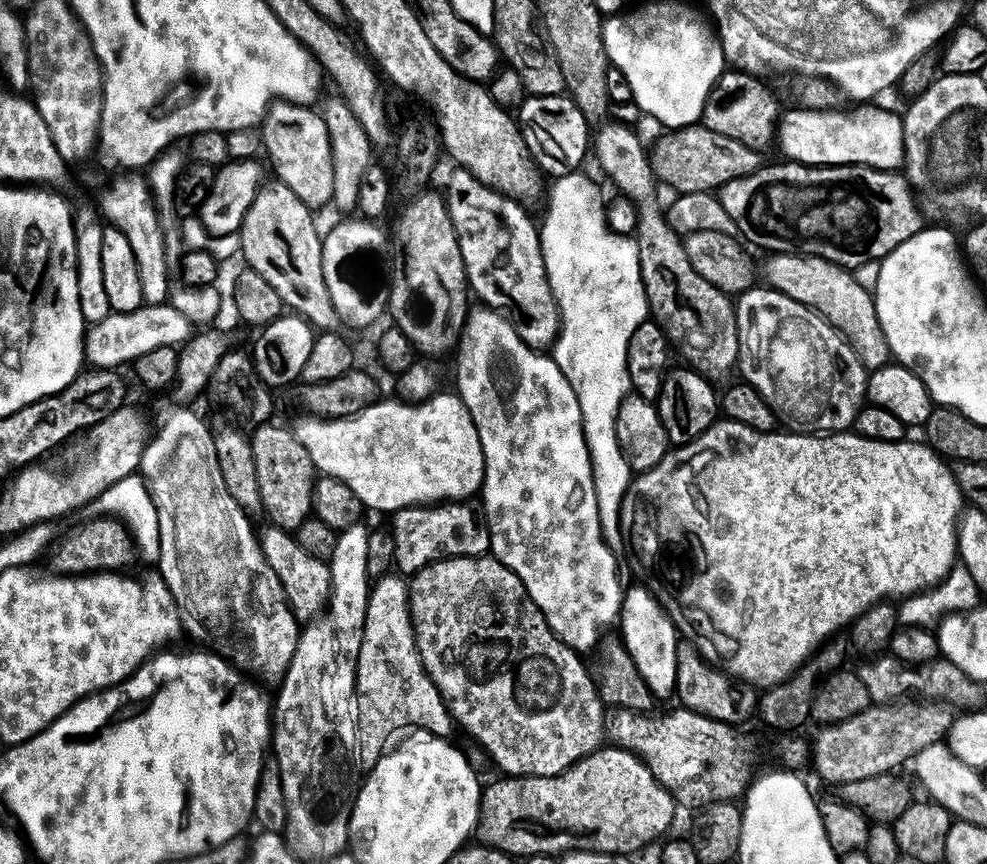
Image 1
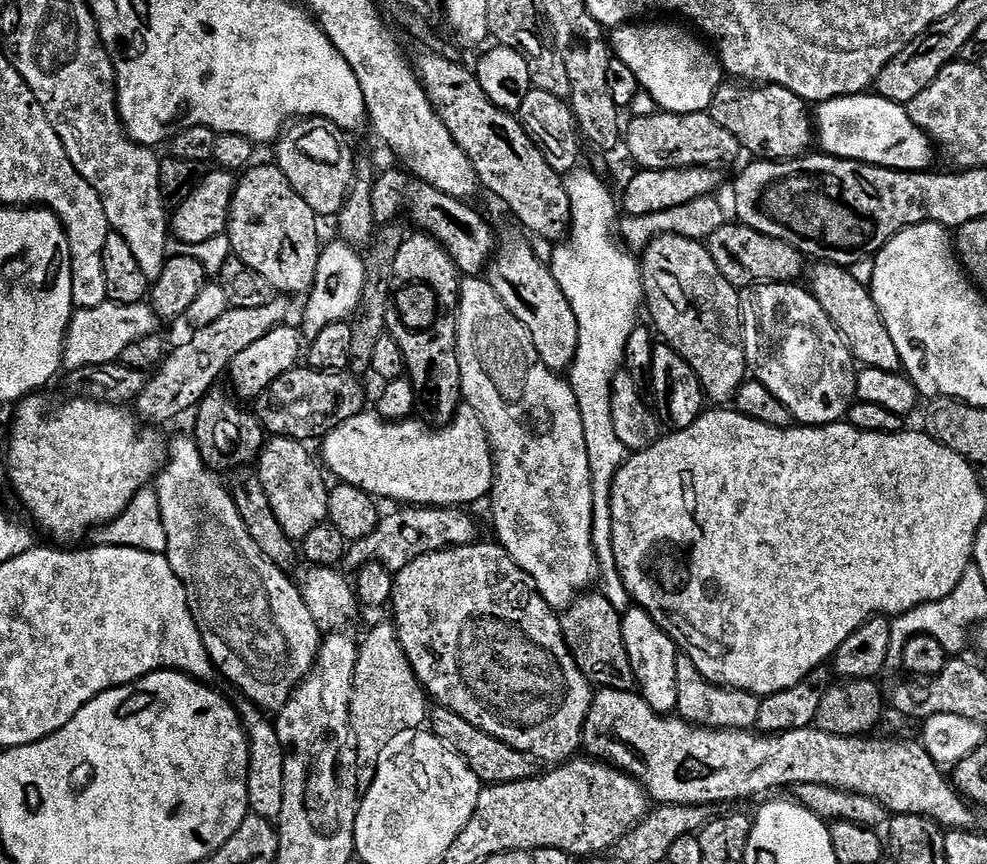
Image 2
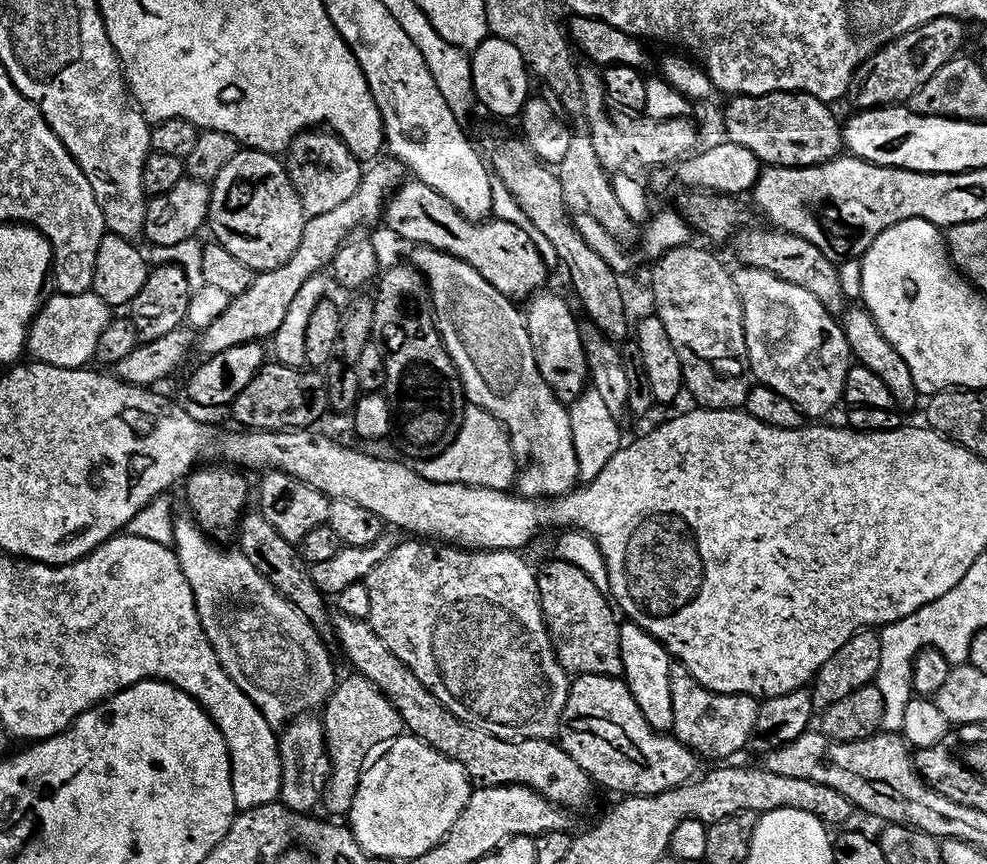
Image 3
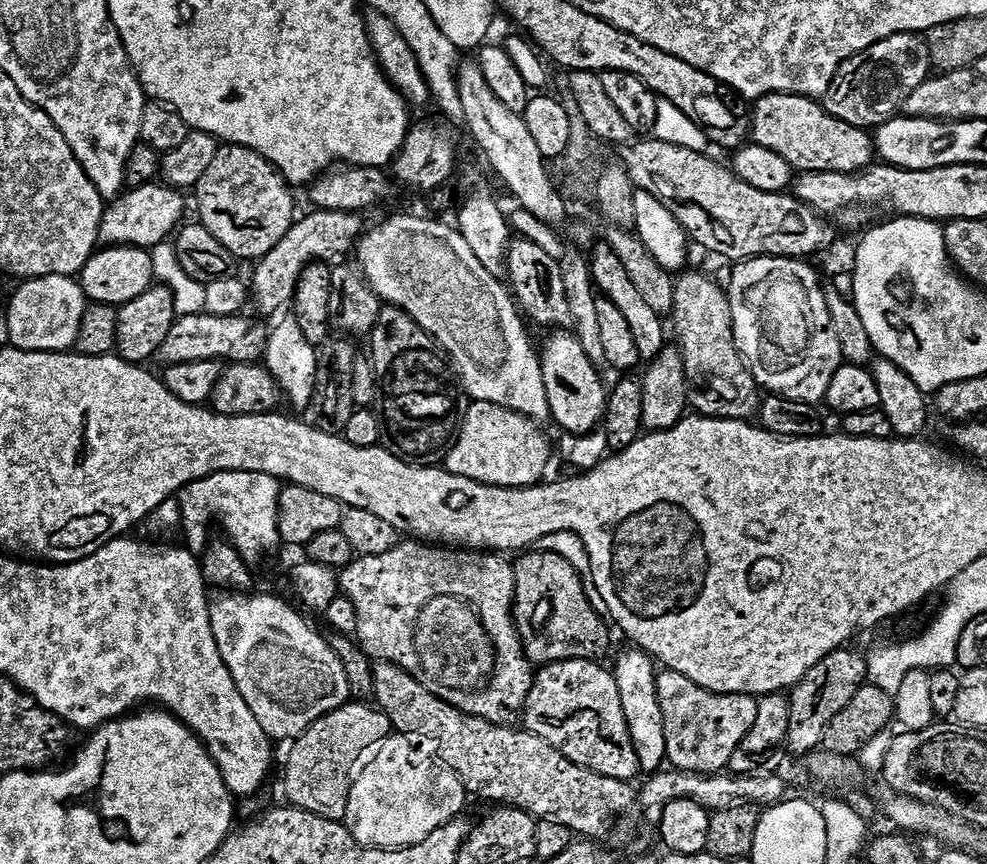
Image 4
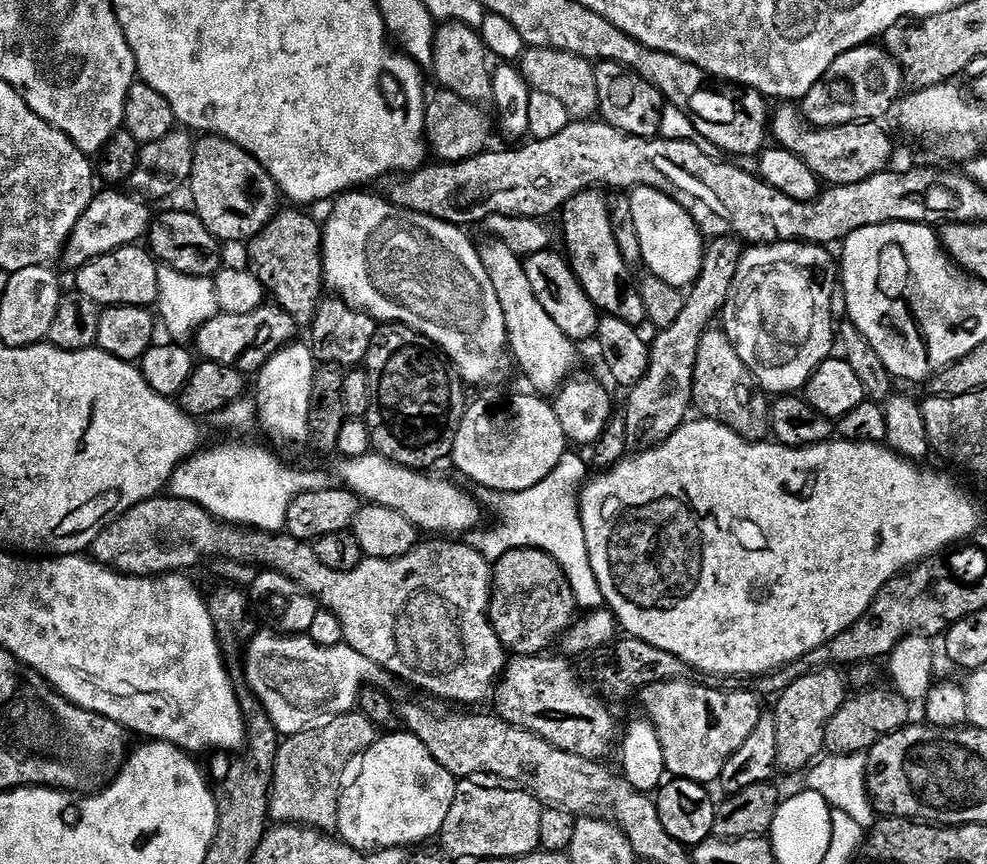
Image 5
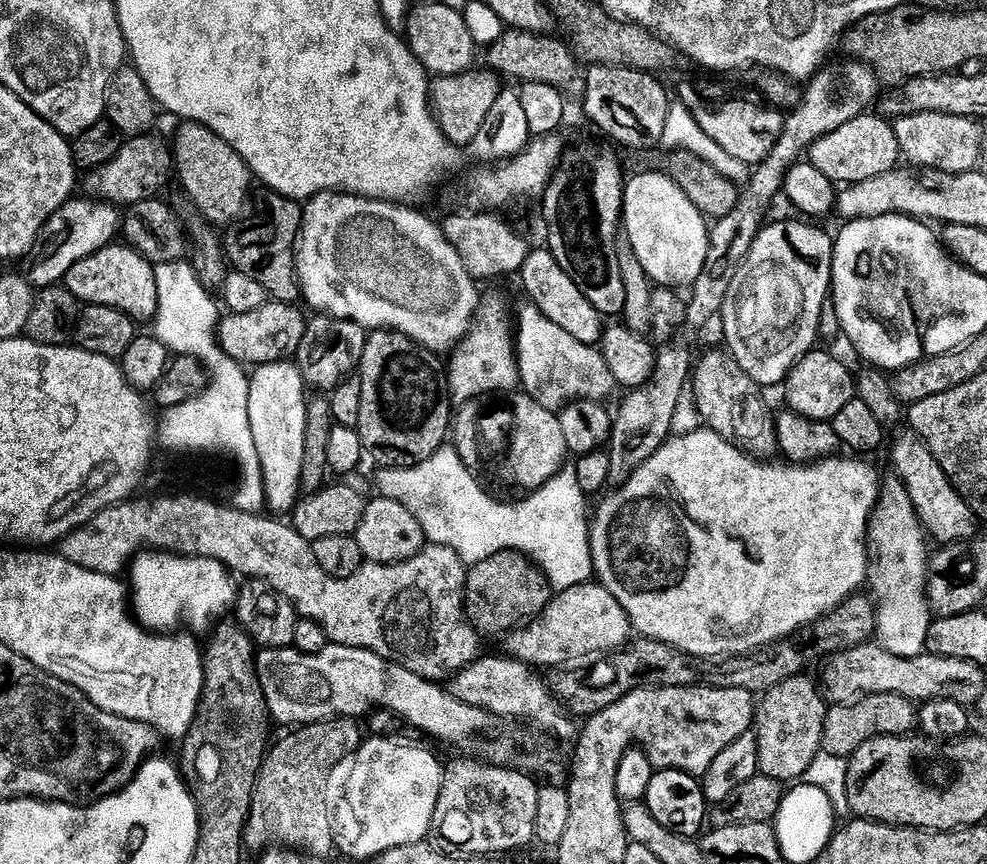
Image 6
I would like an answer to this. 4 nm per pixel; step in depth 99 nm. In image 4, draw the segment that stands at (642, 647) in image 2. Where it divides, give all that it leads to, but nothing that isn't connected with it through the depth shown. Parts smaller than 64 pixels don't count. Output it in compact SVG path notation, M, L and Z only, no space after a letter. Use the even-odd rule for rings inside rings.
M639 650L631 651L621 654L620 661L617 662L616 668L614 667L614 675L618 682L618 690L622 694L622 710L626 714L632 745L636 748L640 767L645 773L655 774L661 771L666 760L666 734L656 693L658 668L648 653Z

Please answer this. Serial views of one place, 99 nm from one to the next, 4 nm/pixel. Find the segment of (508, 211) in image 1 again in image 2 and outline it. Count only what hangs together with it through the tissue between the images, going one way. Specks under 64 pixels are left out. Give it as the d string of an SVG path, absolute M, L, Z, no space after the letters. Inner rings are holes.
M519 231L508 232L498 240L498 247L486 268L486 279L498 298L526 326L536 348L541 364L545 364L551 372L564 374L571 369L578 350L578 322L574 318L574 310L570 310L570 302L566 302L566 294L552 277L552 269L536 257L536 252L519 236Z

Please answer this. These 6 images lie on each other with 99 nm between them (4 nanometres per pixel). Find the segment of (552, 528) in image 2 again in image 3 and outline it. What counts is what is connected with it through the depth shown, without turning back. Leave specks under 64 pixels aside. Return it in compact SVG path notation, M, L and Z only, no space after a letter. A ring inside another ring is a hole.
M417 245L411 249L409 263L420 272L421 277L429 284L430 296L440 296L442 304L448 304L450 296L454 294L455 304L462 304L462 308L454 308L455 317L448 318L442 330L448 332L441 335L444 346L450 354L455 366L459 369L461 377L464 377L464 394L467 403L473 408L486 410L493 418L503 426L512 440L512 448L517 457L528 459L528 465L523 465L518 476L519 495L529 499L555 498L566 496L569 492L575 492L581 483L580 463L574 446L574 434L572 433L572 412L561 400L553 394L550 386L542 378L542 374L536 365L536 355L532 349L532 339L528 333L528 325L513 301L498 291L493 284L486 282L478 270L474 270L456 256L448 252L436 251L433 248ZM450 273L458 274L457 280L450 280ZM458 282L468 284L468 290L458 292L452 286L458 286Z

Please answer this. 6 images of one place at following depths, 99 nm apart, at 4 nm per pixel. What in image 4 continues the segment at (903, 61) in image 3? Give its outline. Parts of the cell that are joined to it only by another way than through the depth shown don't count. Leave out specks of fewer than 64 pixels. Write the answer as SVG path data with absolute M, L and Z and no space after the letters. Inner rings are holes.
M897 32L896 35L851 56L838 70L828 93L822 97L826 111L850 126L876 130L901 111L904 97L914 94L918 86L929 79L933 71L928 53L928 42L914 32Z

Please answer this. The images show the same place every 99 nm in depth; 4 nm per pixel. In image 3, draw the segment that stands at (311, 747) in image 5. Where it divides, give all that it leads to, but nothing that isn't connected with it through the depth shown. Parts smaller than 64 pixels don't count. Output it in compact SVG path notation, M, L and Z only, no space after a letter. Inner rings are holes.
M352 674L352 677L350 677L349 680L341 679L339 681L336 691L332 693L332 699L329 700L326 705L326 713L327 712L328 714L325 720L322 720L322 727L326 737L326 752L329 752L329 754L332 756L340 756L340 757L337 758L336 769L333 770L332 777L330 777L328 780L328 793L325 794L324 800L326 803L328 803L328 808L330 811L333 812L334 815L347 817L349 813L351 813L352 811L352 803L354 802L354 798L356 797L356 791L360 789L360 778L361 776L363 776L366 767L366 759L364 760L364 755L367 754L368 748L377 747L376 749L379 749L381 746L387 746L391 744L393 740L397 740L399 736L405 735L406 729L404 726L404 719L401 718L395 705L393 705L391 701L389 701L387 697L385 697L383 693L379 691L379 689L374 687L372 683L369 682L368 679L366 679L365 676L361 676L359 674Z

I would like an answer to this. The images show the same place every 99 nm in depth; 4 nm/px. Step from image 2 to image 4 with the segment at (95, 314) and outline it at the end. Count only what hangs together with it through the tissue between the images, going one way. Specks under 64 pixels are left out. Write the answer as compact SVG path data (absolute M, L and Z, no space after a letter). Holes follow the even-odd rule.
M64 275L25 279L8 304L6 326L9 343L27 352L67 352L80 339L80 330L90 304L79 281Z

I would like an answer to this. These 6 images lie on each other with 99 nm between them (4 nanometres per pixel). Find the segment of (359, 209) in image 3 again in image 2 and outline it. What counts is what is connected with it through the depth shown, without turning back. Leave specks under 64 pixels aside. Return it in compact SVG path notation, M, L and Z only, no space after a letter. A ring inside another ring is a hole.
M271 300L258 308L229 307L228 312L222 314L222 318L218 318L218 322L193 331L191 333L193 336L185 344L178 345L176 349L173 347L164 357L163 363L155 369L156 377L152 376L147 381L134 401L139 419L157 426L156 424L164 424L167 420L182 415L183 412L191 413L213 389L218 381L216 379L225 373L233 357L246 350L246 346L254 346L258 338L266 338L270 330L279 328L285 323L283 302Z

